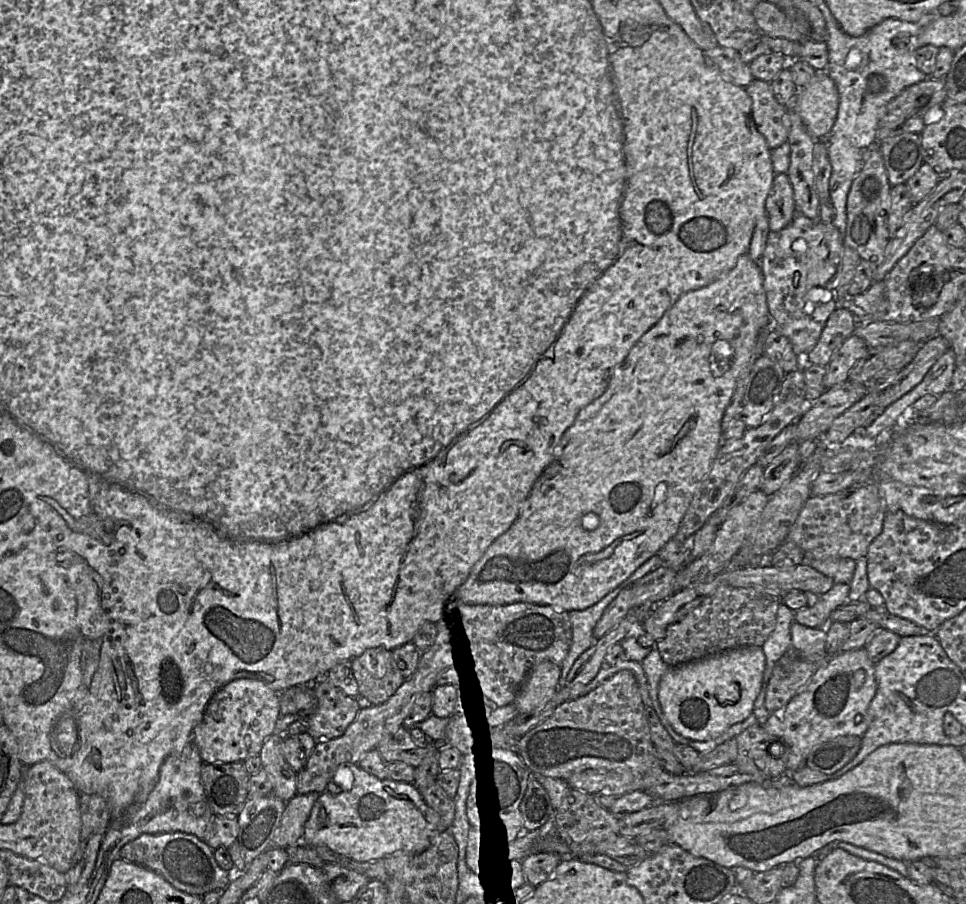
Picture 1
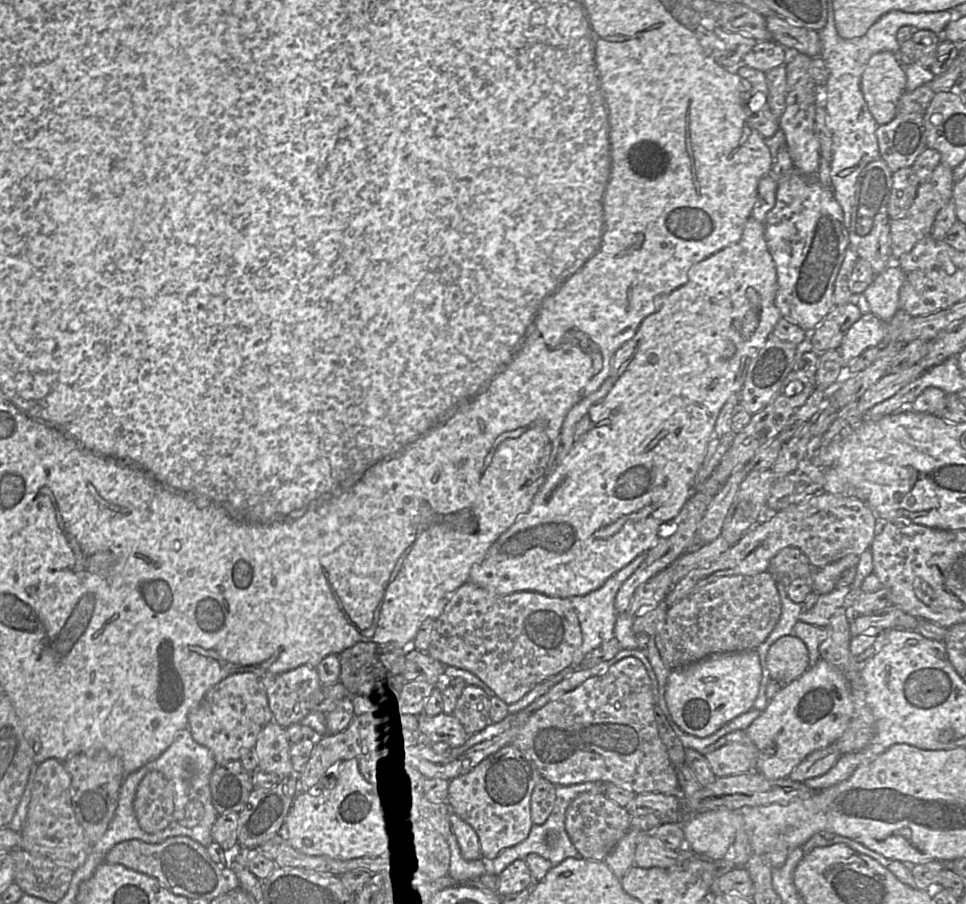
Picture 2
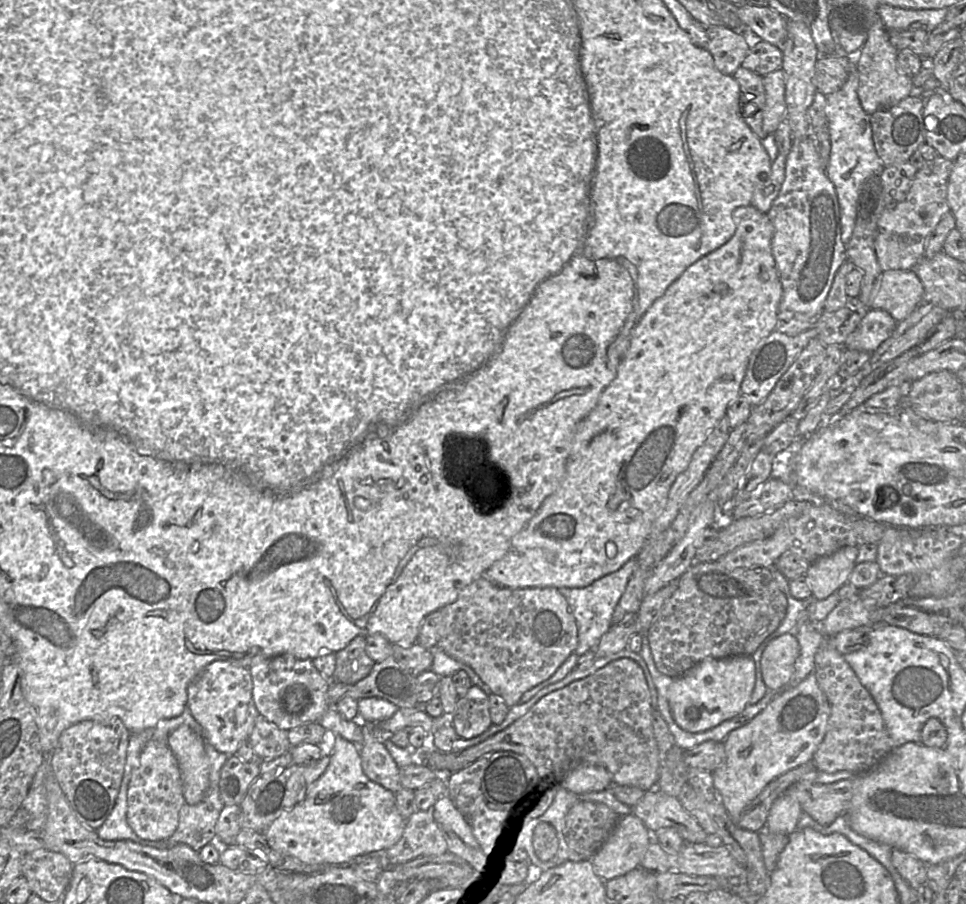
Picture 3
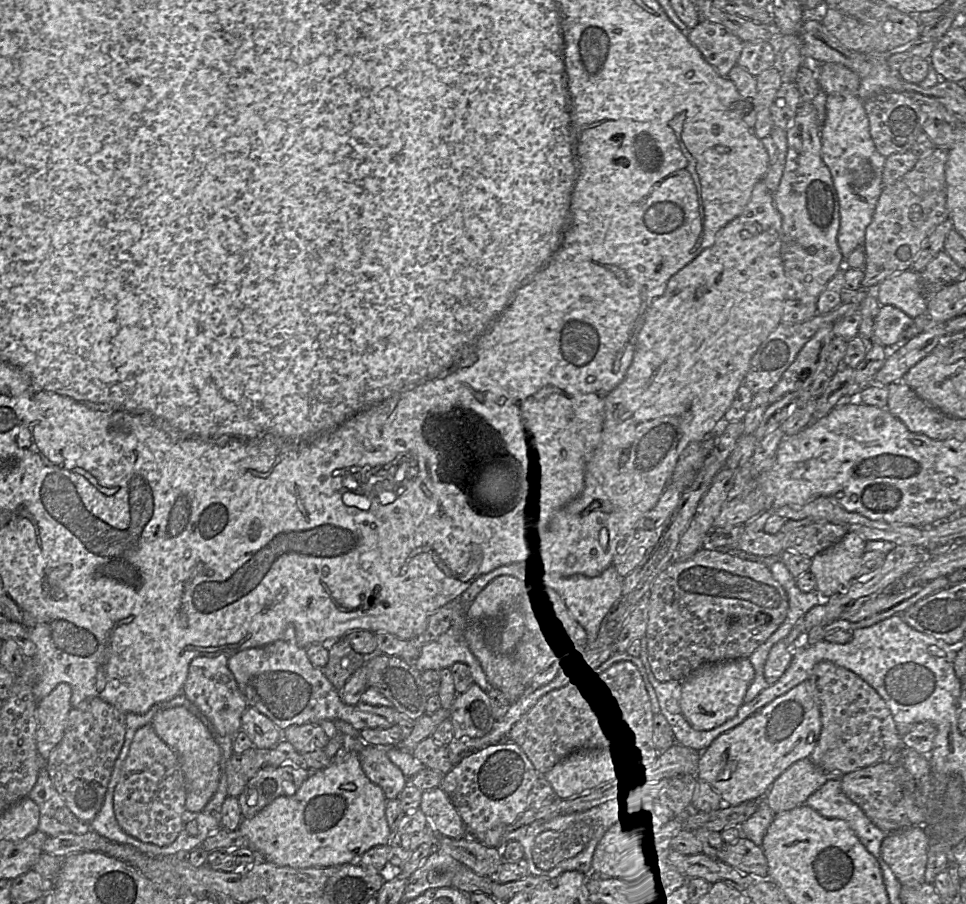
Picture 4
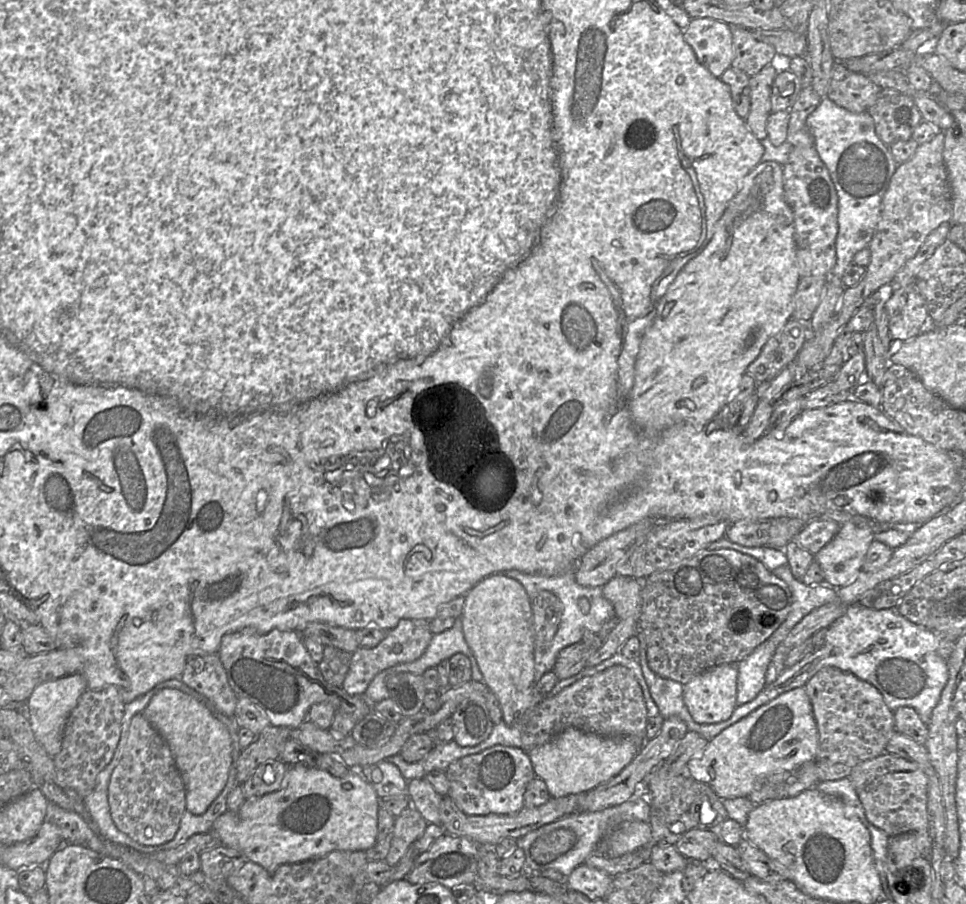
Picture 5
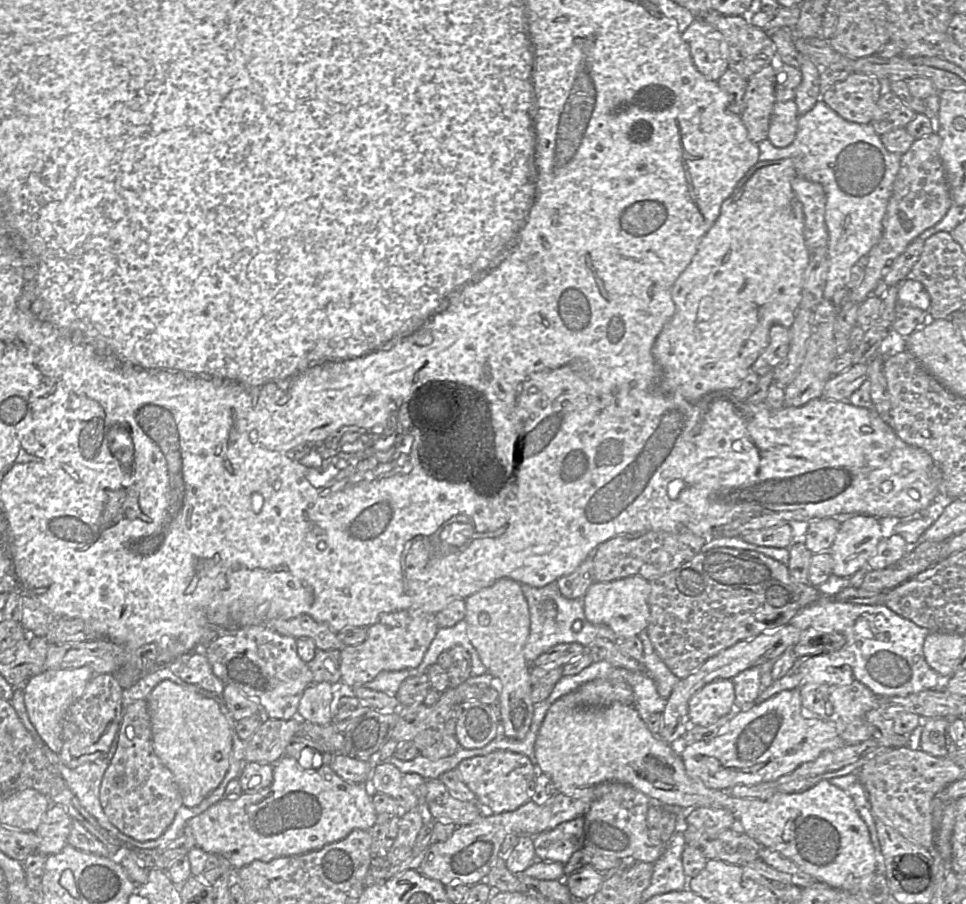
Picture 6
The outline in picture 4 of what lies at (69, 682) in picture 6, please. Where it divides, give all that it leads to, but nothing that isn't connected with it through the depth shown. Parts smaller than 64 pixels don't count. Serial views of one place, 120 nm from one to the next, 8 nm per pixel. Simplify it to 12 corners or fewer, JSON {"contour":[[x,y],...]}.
{"contour":[[71,686],[37,704],[37,749],[46,762],[64,736]]}

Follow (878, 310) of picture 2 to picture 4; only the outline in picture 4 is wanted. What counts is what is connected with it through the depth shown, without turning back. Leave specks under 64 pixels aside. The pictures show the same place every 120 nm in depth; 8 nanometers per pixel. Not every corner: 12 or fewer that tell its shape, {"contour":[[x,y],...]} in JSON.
{"contour":[[907,270],[875,290],[881,306],[912,319],[927,301],[919,273]]}

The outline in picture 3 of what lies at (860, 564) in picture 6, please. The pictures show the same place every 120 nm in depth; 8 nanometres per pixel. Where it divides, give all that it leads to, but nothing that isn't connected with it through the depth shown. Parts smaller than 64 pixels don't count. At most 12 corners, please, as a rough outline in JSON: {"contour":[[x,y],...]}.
{"contour":[[845,546],[810,563],[812,598],[823,600],[846,583],[858,546]]}

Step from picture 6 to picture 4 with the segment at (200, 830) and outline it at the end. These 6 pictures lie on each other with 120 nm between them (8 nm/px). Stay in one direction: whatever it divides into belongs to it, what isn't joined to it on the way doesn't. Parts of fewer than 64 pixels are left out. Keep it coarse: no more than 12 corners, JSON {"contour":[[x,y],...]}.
{"contour":[[342,746],[238,831],[292,868],[389,844],[386,797]]}

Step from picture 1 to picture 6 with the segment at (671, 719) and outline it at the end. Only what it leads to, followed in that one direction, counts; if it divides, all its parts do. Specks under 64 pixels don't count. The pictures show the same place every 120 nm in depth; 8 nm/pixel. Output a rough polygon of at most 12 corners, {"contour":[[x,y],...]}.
{"contour":[[731,679],[706,684],[688,704],[690,724],[734,713]]}

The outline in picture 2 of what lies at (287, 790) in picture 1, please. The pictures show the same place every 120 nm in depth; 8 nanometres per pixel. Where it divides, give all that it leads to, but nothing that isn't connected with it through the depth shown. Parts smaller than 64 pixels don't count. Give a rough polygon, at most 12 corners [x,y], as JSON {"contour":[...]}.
{"contour":[[275,721],[258,734],[257,766],[293,775],[286,730]]}

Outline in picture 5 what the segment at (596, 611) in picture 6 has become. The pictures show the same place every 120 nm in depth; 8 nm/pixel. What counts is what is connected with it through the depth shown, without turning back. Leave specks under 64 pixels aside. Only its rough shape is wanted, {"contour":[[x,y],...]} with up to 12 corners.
{"contour":[[615,576],[603,595],[617,618],[638,621],[642,582]]}

